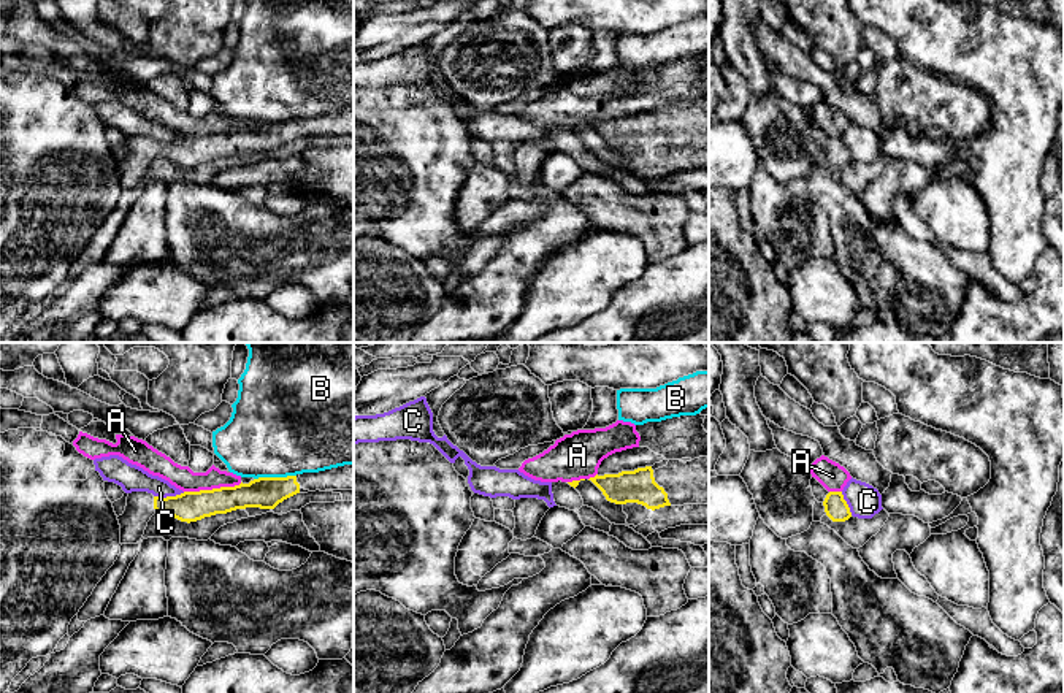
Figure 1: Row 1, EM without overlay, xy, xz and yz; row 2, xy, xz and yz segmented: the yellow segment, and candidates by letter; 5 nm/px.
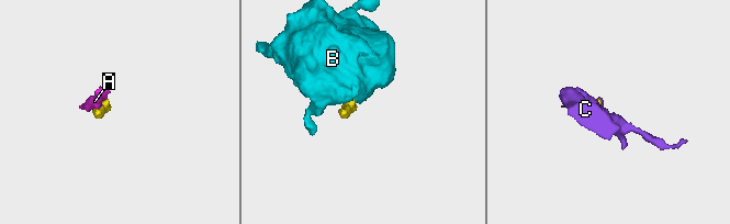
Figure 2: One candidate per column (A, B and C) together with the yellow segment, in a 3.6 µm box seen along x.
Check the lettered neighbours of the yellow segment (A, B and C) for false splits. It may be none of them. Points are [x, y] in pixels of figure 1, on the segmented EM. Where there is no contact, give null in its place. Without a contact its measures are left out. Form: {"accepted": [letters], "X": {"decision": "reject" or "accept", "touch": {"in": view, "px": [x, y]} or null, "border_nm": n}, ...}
{"accepted": [], "A": {"decision": "reject", "touch": {"in": "xy", "px": [213, 489]}, "border_nm": 300}, "B": {"decision": "reject", "touch": {"in": "xy", "px": [275, 478]}, "border_nm": 220}, "C": {"decision": "reject", "touch": {"in": "xy", "px": [168, 497]}, "border_nm": 160}}

